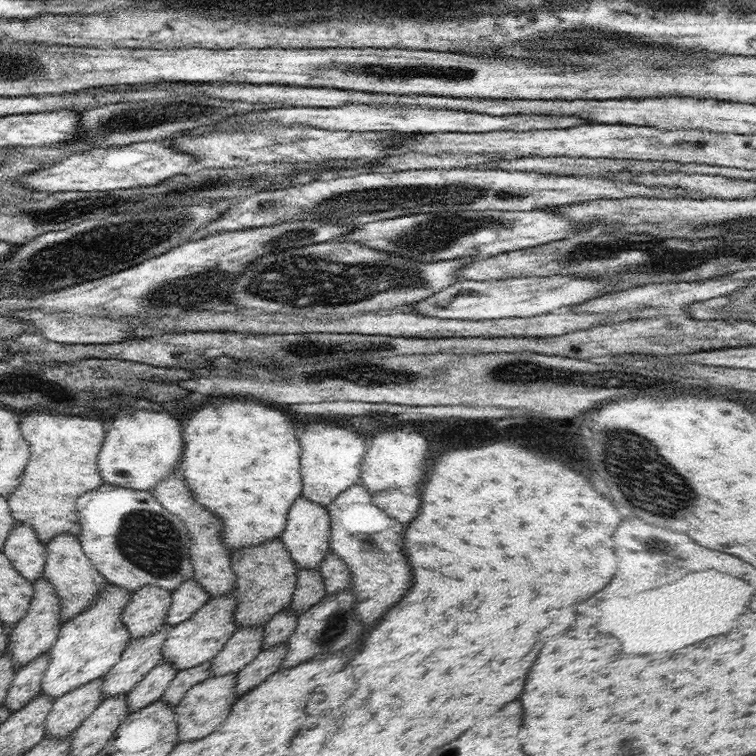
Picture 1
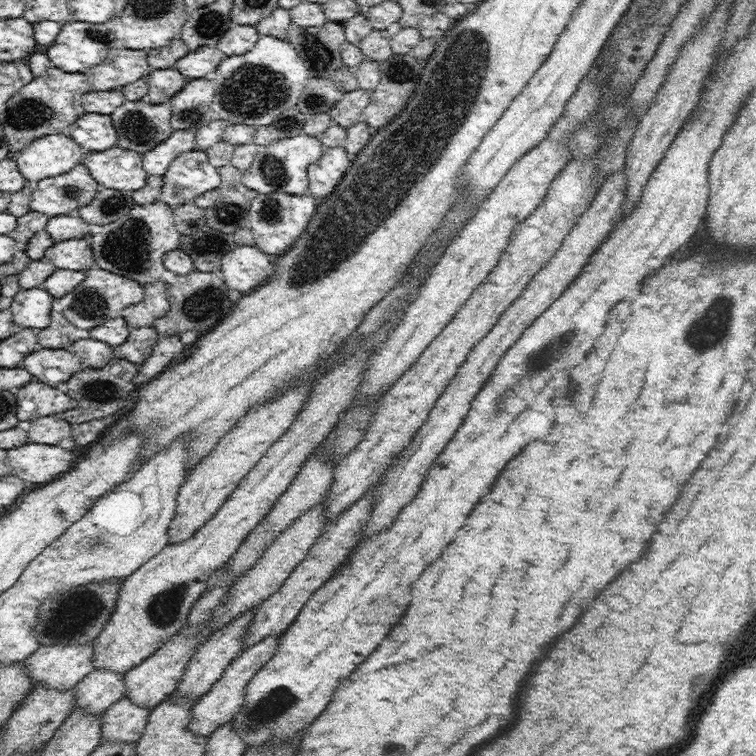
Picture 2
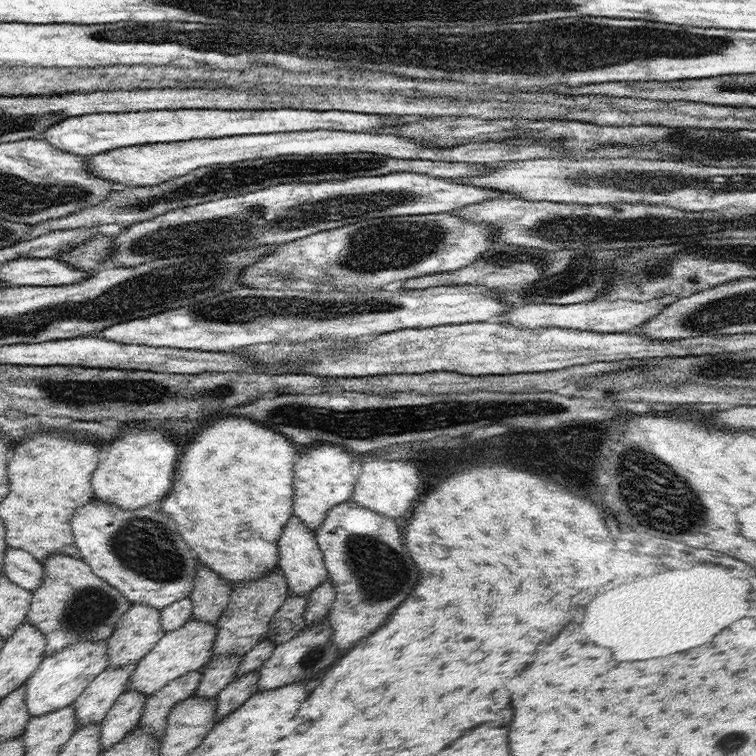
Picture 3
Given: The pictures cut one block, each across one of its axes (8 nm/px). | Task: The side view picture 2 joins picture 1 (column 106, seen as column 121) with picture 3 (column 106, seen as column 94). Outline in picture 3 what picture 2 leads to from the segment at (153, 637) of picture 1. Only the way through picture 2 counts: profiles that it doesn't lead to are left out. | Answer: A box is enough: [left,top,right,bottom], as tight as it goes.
[73,663,137,727]

